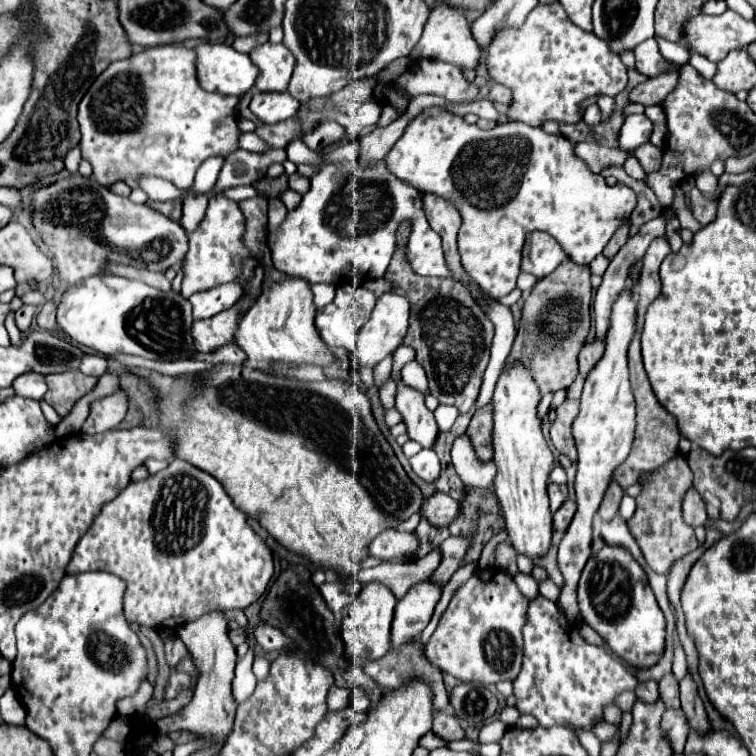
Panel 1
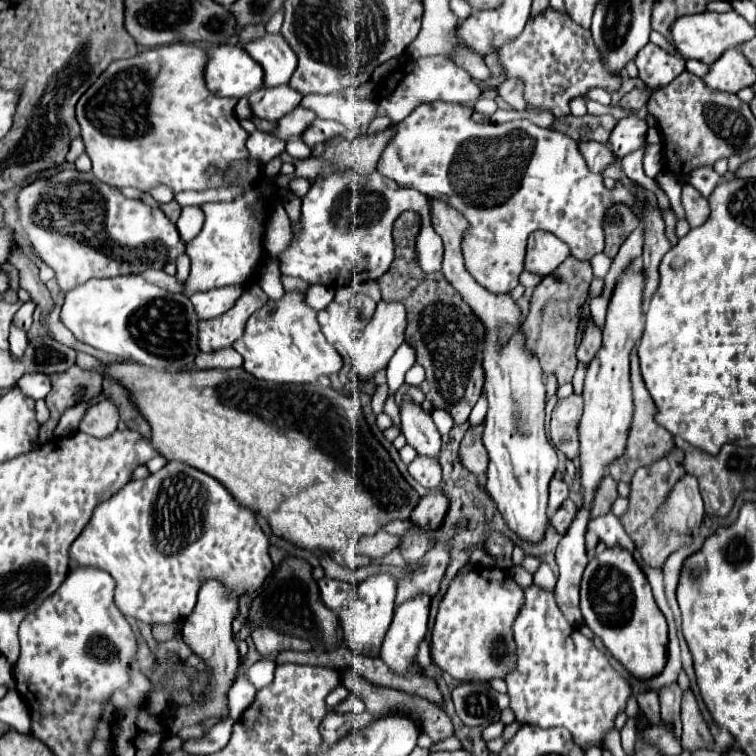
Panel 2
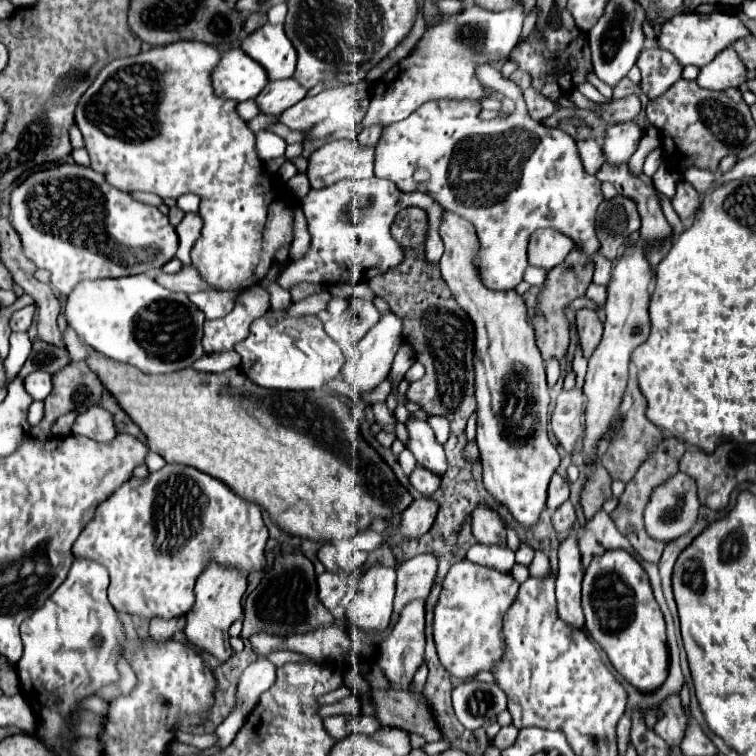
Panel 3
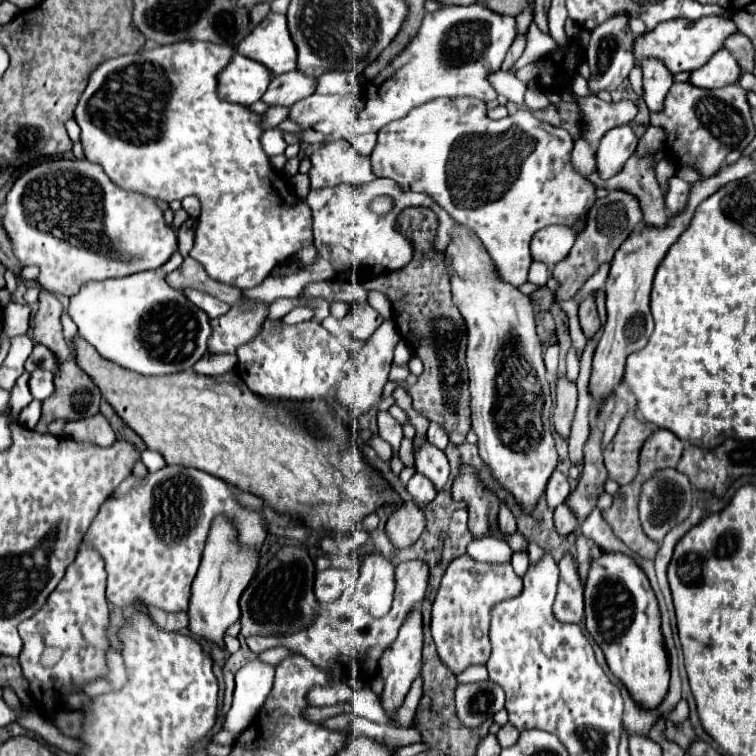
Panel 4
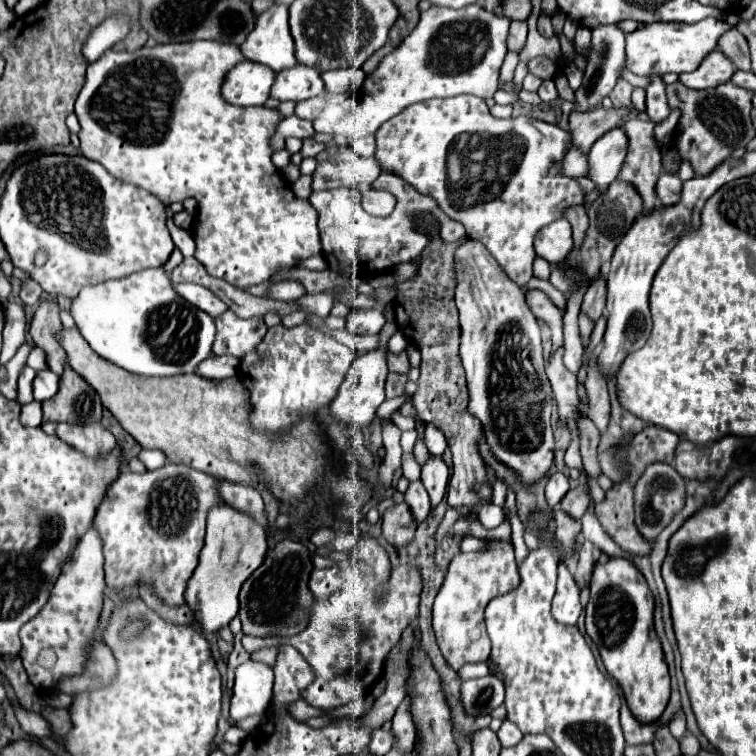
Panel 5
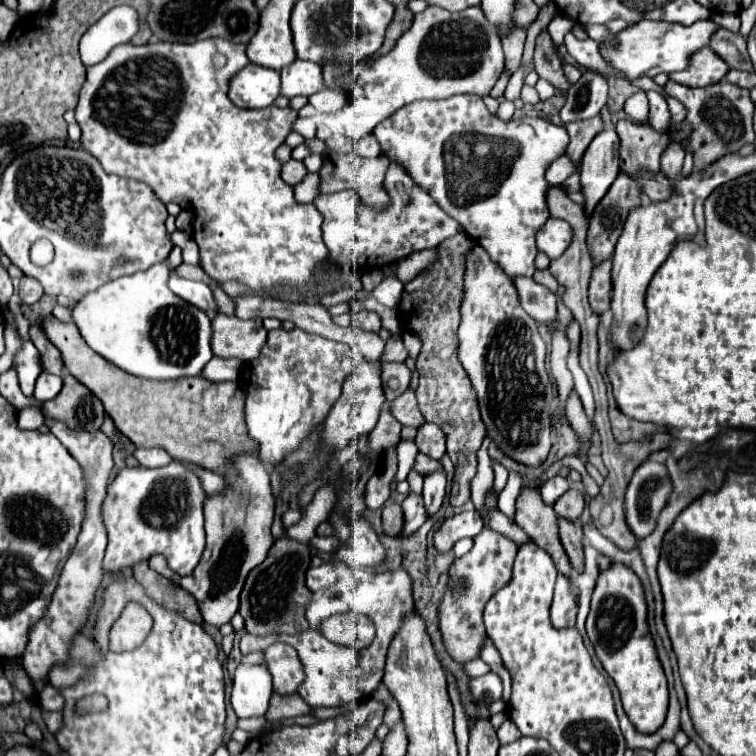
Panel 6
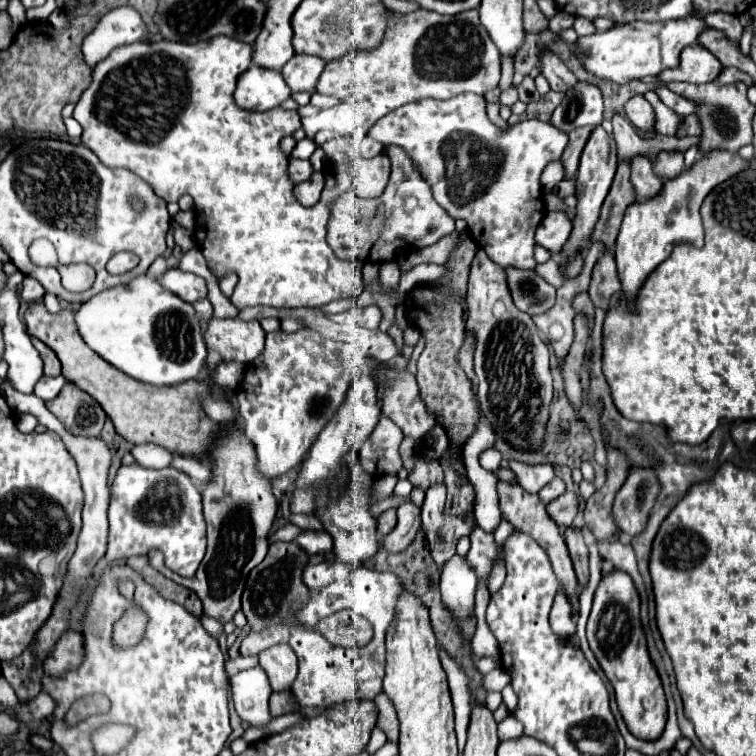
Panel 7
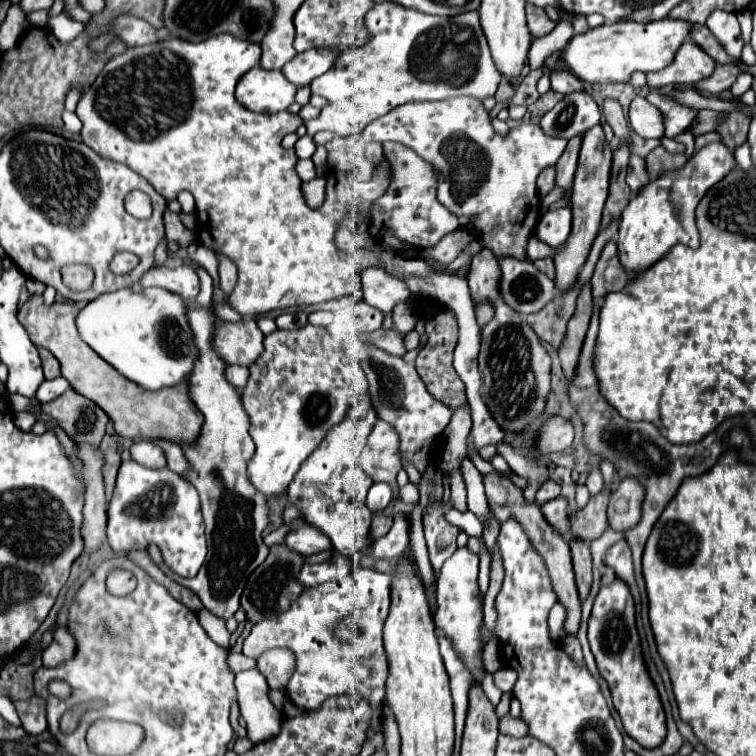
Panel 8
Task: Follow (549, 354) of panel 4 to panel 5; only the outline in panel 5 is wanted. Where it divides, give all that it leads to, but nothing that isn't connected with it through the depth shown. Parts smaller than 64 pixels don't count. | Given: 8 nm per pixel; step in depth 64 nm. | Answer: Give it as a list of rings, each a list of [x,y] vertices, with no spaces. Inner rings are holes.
[[[524,288],[524,296],[528,302],[528,308],[538,320],[544,320],[552,330],[552,350],[562,346],[562,312],[560,308],[542,292],[536,288]]]

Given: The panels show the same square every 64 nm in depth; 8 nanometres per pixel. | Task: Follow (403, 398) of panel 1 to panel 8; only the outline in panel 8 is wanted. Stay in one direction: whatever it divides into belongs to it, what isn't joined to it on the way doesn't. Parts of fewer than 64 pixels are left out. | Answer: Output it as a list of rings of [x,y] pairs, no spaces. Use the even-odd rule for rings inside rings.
[[[432,504],[428,512],[424,512],[424,534],[426,534],[426,544],[428,544],[428,556],[432,570],[438,572],[442,564],[452,556],[456,550],[456,536],[458,528],[450,526],[440,512],[440,504]]]

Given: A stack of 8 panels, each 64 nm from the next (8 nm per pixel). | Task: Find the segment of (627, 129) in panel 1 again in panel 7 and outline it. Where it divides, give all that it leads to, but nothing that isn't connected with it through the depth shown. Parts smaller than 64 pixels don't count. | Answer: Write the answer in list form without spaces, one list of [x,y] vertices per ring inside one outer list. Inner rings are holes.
[[[596,126],[584,146],[584,152],[582,152],[582,158],[580,158],[580,168],[578,168],[578,174],[576,174],[576,210],[574,210],[574,228],[572,228],[572,234],[568,238],[568,242],[564,244],[562,252],[560,252],[560,266],[566,268],[570,264],[570,260],[578,254],[582,254],[588,244],[590,244],[590,236],[592,236],[592,230],[600,218],[600,206],[610,190],[610,184],[612,184],[612,178],[614,178],[614,172],[616,172],[616,162],[610,160],[610,144],[612,144],[612,136],[608,136],[604,132],[602,126]]]

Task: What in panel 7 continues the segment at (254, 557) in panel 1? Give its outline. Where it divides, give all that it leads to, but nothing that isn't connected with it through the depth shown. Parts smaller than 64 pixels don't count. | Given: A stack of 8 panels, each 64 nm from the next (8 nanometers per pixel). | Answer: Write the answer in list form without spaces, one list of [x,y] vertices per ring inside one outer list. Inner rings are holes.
[[[136,462],[130,466],[122,464],[110,488],[108,520],[108,562],[148,554],[152,548],[158,548],[172,572],[192,578],[206,554],[206,522],[202,516],[202,500],[198,500],[198,490],[192,480],[172,466],[164,470],[150,470]]]

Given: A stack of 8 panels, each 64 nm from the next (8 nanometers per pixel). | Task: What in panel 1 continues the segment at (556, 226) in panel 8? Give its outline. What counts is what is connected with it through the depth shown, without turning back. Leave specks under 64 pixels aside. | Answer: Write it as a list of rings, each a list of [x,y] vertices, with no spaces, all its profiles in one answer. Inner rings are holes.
[[[530,232],[524,244],[522,270],[534,274],[536,278],[542,278],[554,272],[558,264],[562,264],[566,258],[566,252],[550,234]]]

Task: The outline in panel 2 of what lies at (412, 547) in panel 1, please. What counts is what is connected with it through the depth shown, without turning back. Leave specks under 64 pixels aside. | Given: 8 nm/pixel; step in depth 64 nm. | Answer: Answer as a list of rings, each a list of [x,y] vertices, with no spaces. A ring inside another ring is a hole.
[[[378,530],[376,534],[372,536],[362,536],[358,540],[358,552],[360,554],[366,554],[370,558],[380,558],[384,554],[388,554],[392,548],[398,546],[398,536],[392,536],[384,530]]]

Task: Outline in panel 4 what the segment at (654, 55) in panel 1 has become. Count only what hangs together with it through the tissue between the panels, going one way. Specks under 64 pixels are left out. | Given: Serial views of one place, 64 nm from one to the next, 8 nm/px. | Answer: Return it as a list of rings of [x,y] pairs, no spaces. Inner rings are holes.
[[[648,60],[648,64],[644,64],[642,74],[644,74],[644,102],[648,110],[662,112],[666,92],[672,86],[672,74],[654,60]]]

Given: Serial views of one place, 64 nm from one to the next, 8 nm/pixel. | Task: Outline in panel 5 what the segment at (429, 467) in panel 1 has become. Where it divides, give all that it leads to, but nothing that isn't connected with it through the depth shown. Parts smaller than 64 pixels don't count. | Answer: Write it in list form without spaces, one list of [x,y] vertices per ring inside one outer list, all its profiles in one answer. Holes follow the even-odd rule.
[[[412,482],[404,494],[404,502],[410,506],[412,518],[416,524],[424,522],[430,514],[430,504],[428,504],[428,492],[424,490],[422,482]]]

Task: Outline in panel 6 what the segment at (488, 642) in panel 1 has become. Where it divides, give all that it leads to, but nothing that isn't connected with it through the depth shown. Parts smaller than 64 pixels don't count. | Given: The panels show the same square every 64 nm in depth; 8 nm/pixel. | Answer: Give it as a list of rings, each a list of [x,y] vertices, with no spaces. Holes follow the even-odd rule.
[[[482,528],[482,532],[474,538],[474,546],[468,554],[454,560],[450,566],[452,578],[464,578],[468,582],[468,588],[462,596],[454,598],[450,592],[446,592],[442,604],[440,604],[440,630],[446,642],[448,652],[458,662],[468,662],[472,658],[478,658],[482,640],[484,640],[484,624],[482,624],[482,610],[484,604],[490,600],[492,594],[496,594],[506,582],[512,572],[512,560],[516,554],[516,544],[498,532],[490,528]]]

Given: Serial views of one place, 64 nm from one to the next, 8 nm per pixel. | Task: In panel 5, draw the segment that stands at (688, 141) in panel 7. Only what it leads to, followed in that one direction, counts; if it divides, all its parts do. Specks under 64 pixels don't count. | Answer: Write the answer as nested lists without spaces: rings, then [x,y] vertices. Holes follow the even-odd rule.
[[[630,118],[626,124],[620,124],[620,128],[628,138],[628,154],[618,180],[634,184],[644,200],[644,210],[650,210],[658,204],[654,184],[662,172],[660,142],[654,136],[654,124],[640,118]]]

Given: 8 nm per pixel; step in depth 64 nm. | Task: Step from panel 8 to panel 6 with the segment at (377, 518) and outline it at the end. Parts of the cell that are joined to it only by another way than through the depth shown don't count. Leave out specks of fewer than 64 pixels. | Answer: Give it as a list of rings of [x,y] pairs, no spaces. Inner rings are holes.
[[[390,504],[382,508],[382,530],[386,536],[394,536],[402,526],[400,504]]]

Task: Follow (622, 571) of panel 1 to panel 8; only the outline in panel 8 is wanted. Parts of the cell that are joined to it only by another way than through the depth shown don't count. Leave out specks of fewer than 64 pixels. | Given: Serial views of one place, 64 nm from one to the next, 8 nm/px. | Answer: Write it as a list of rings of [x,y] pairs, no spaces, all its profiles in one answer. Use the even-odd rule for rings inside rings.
[[[616,578],[610,586],[600,588],[588,620],[588,641],[598,664],[598,672],[608,682],[614,708],[620,714],[626,734],[644,748],[658,748],[666,740],[664,708],[644,666],[634,622],[634,600],[622,580]]]

